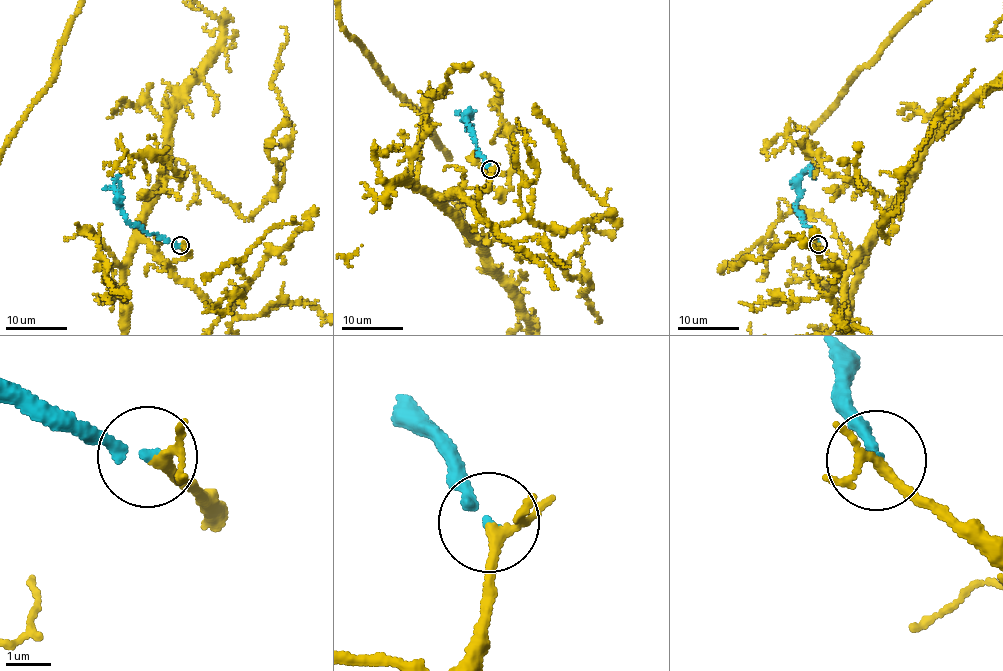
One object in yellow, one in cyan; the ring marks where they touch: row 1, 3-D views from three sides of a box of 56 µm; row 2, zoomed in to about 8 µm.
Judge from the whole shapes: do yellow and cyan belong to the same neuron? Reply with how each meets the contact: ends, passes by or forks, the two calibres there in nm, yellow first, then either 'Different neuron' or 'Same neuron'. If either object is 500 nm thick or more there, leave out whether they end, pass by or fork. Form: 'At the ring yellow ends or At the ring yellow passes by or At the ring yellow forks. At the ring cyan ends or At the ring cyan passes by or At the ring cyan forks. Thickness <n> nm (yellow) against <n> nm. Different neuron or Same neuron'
At the ring yellow forks. At the ring cyan ends. Thickness 170 nm (yellow) against 220 nm. Same neuron

